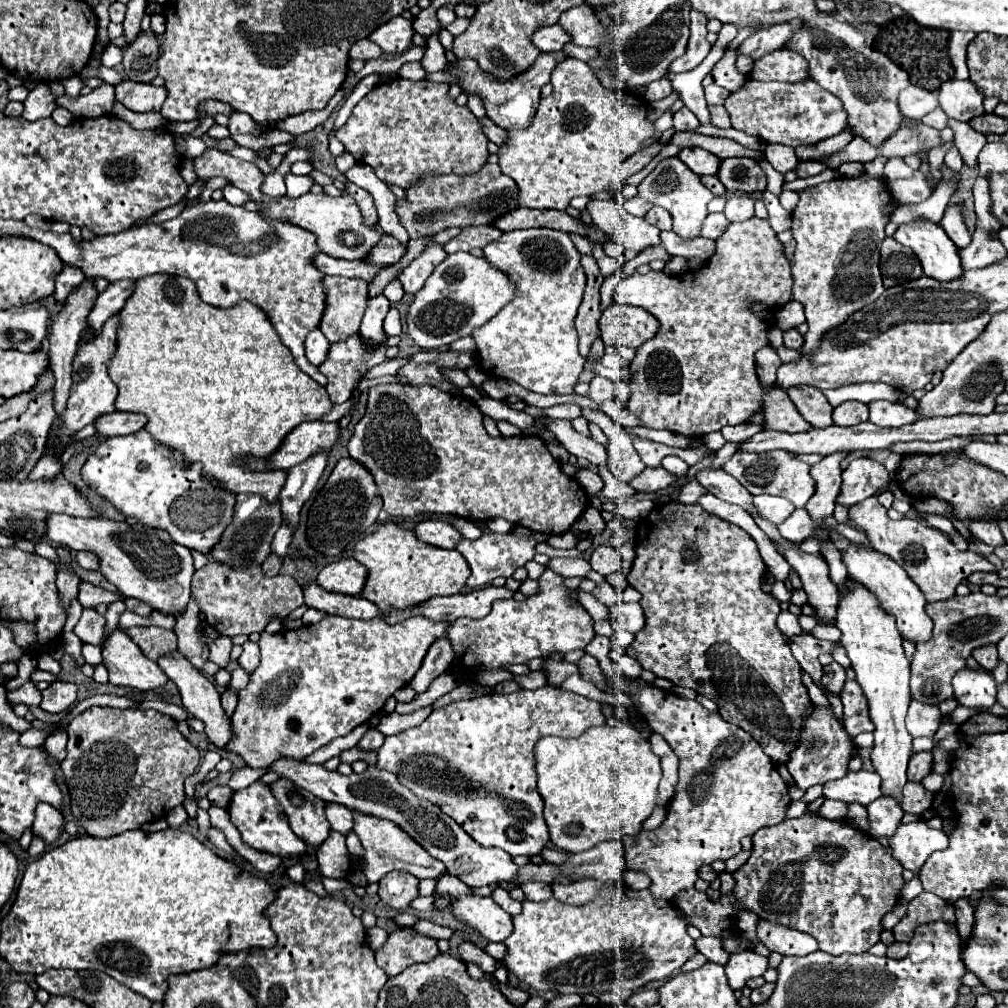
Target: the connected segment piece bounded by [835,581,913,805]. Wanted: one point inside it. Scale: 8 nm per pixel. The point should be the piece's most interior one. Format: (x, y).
(870, 637)

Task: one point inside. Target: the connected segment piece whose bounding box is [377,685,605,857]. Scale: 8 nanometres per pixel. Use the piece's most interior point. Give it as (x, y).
(471, 758)

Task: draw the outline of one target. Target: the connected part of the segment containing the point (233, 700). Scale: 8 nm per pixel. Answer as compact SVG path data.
M227 689L227 691L221 695L221 703L223 703L225 715L231 717L233 711L235 711L235 707L237 707L237 695L235 695L231 689Z

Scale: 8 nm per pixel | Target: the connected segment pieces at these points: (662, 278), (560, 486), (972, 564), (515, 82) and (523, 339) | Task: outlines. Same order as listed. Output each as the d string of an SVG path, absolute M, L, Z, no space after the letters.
M753 217L753 219L747 219L747 221L741 221L741 223L731 223L727 227L727 231L717 239L717 251L715 255L697 271L687 271L687 273L681 273L681 275L667 275L663 271L649 271L647 275L639 275L639 273L633 273L631 277L623 279L617 289L615 289L615 301L617 303L627 303L627 305L639 305L643 307L645 311L649 311L651 315L659 317L659 331L653 339L645 341L639 349L637 349L637 355L631 363L631 371L633 371L633 377L629 381L629 387L631 387L631 397L629 397L629 411L633 411L639 419L641 419L641 425L645 427L653 427L653 429L667 429L667 431L673 431L673 433L679 433L679 435L685 435L685 437L691 437L691 439L701 439L701 435L707 435L711 431L719 431L721 427L725 425L739 425L739 423L747 423L755 413L761 411L763 415L763 427L765 429L771 429L771 431L785 431L785 433L803 433L807 429L811 429L811 423L807 423L803 419L803 415L799 415L797 407L793 405L793 401L789 399L789 395L779 389L779 387L771 387L769 391L761 385L759 377L757 377L757 363L755 363L755 353L763 347L769 345L769 339L767 339L767 333L769 333L769 327L771 327L771 315L769 317L759 317L755 311L753 311L753 305L761 303L765 309L769 311L777 311L781 305L785 305L787 301L791 301L791 285L793 285L793 277L791 277L791 261L789 257L785 255L785 249L783 249L783 243L777 239L777 233L771 229L769 221L767 219L759 219L759 217Z
M381 383L369 389L367 413L355 425L347 445L349 455L361 461L375 477L383 497L383 509L391 517L411 519L419 513L449 513L471 521L503 517L515 525L545 535L565 533L589 507L585 489L565 475L537 435L493 439L485 431L483 413L467 397L443 395L435 387L407 387L403 383Z
M869 497L855 507L849 507L849 519L855 527L859 527L867 537L873 549L889 555L895 563L899 563L907 575L915 581L915 585L923 591L927 601L949 599L955 595L955 587L967 579L967 575L975 571L997 571L997 567L985 557L973 551L957 551L953 543L937 529L925 525L919 519L889 519L887 509L877 501L877 497Z
M563 51L541 53L539 59L531 67L527 67L527 71L523 71L523 75L515 75L515 79L509 79L509 83L499 83L499 79L491 79L487 71L483 71L479 63L475 63L475 59L457 59L455 63L447 63L445 73L453 75L459 81L459 87L467 97L479 97L483 101L487 117L495 125L503 129L521 129L531 123L541 99L541 87L549 83L551 71L555 69L557 61L563 57L565 57Z
M553 229L509 231L503 233L497 241L489 243L483 253L491 265L507 273L515 283L515 299L511 299L511 303L507 303L491 321L471 333L477 343L477 355L481 361L479 369L489 377L495 375L499 379L515 381L535 393L573 393L573 385L577 383L577 377L583 371L585 363L585 359L577 351L579 339L573 325L585 289L585 271L579 263L581 255L571 243L569 235Z

